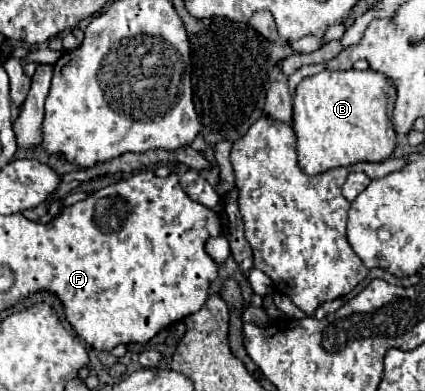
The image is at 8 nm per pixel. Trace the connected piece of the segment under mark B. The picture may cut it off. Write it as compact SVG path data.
M323 71L311 77L305 77L293 97L293 131L297 137L297 155L299 167L305 175L319 175L333 167L351 167L357 161L385 161L395 149L395 131L391 127L391 111L395 101L395 87L391 81L367 71Z

